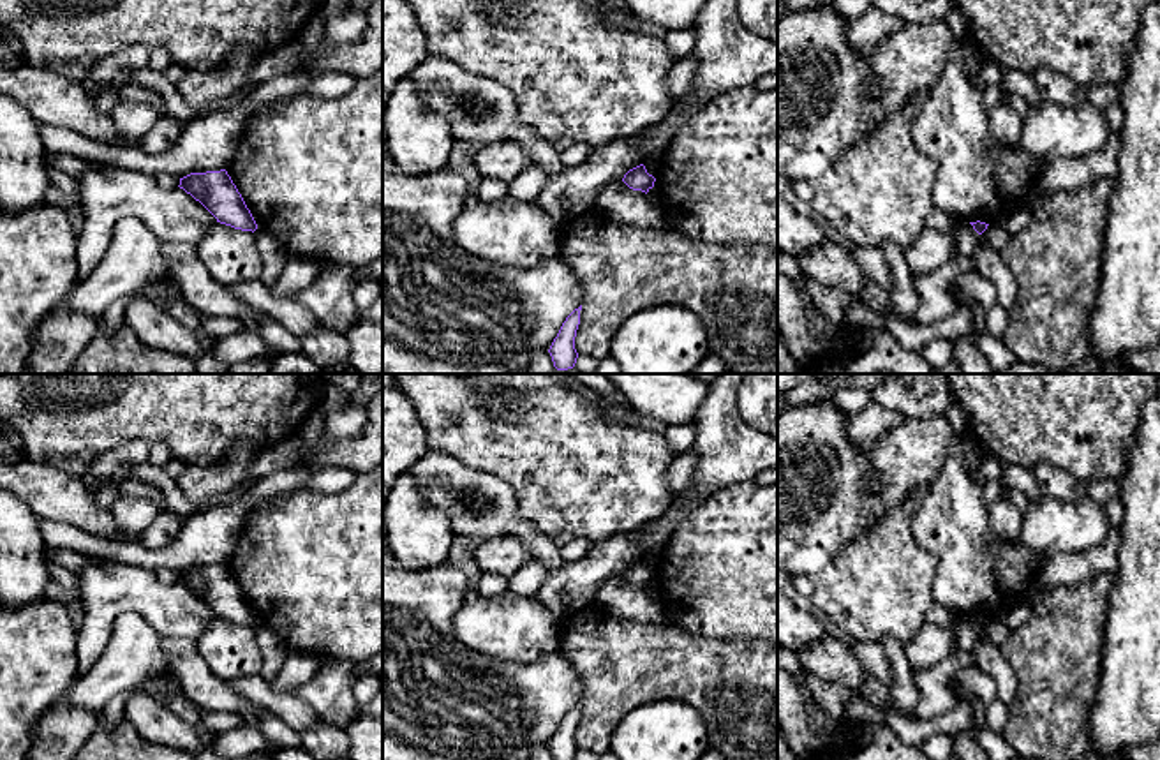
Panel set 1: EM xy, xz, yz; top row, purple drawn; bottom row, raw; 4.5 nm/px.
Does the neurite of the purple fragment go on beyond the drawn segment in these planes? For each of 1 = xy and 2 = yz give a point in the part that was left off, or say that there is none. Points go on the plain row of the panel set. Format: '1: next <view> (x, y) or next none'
1: next none
2: next none

